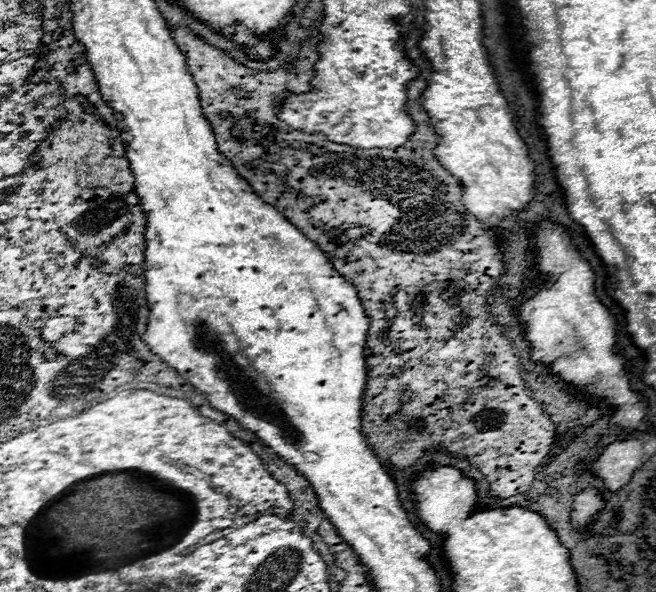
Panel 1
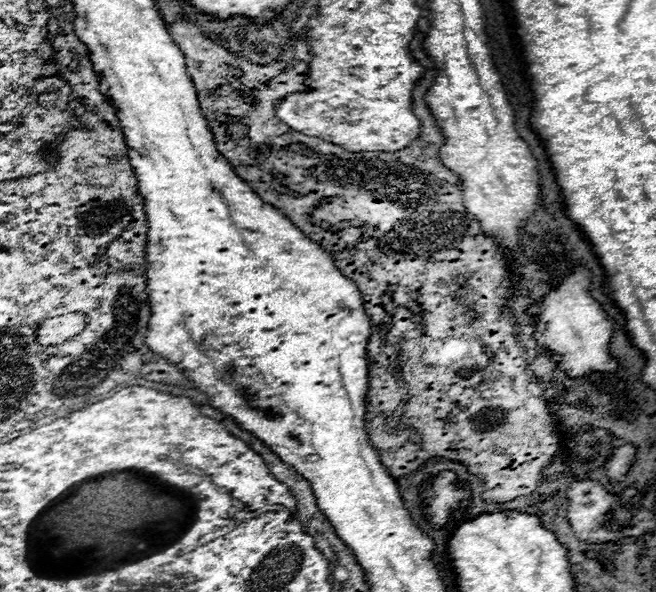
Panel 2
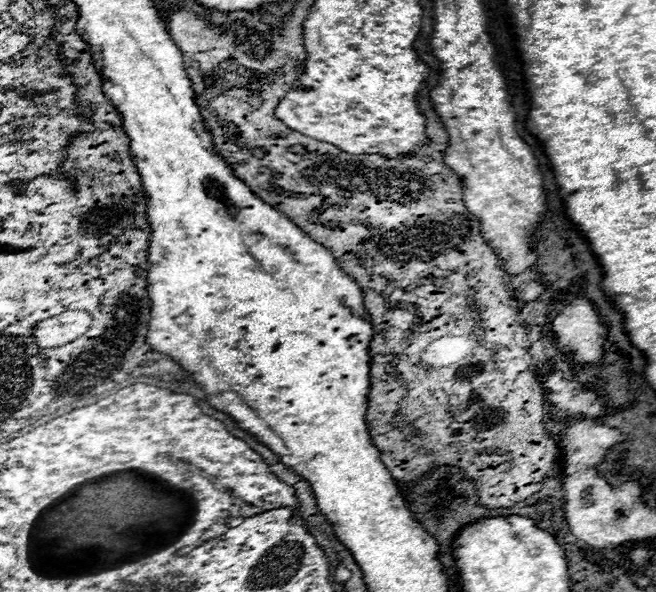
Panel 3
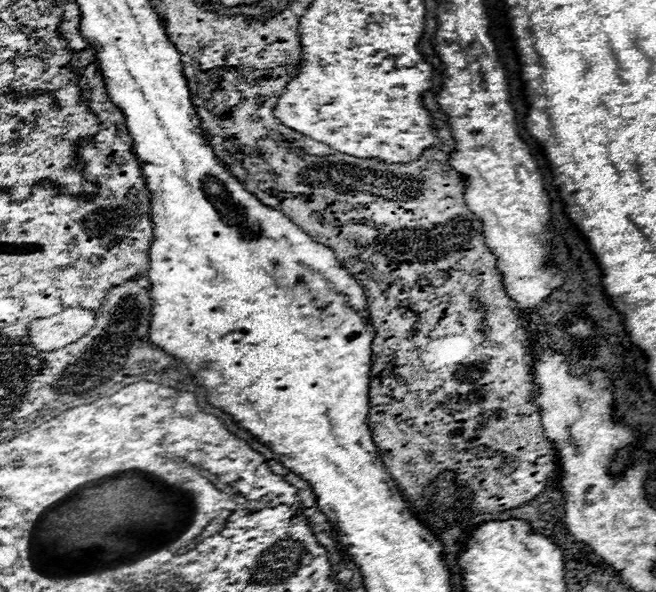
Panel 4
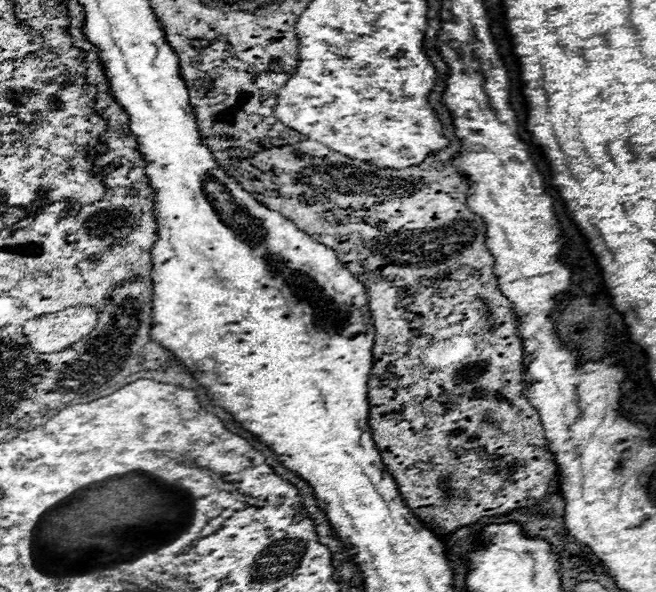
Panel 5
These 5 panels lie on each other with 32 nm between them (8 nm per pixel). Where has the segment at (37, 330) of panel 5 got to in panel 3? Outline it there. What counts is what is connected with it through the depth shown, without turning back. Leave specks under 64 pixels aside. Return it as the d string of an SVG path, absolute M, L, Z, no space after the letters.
M70 310L34 326L34 342L40 348L58 348L84 334L90 326L90 316L82 310Z

